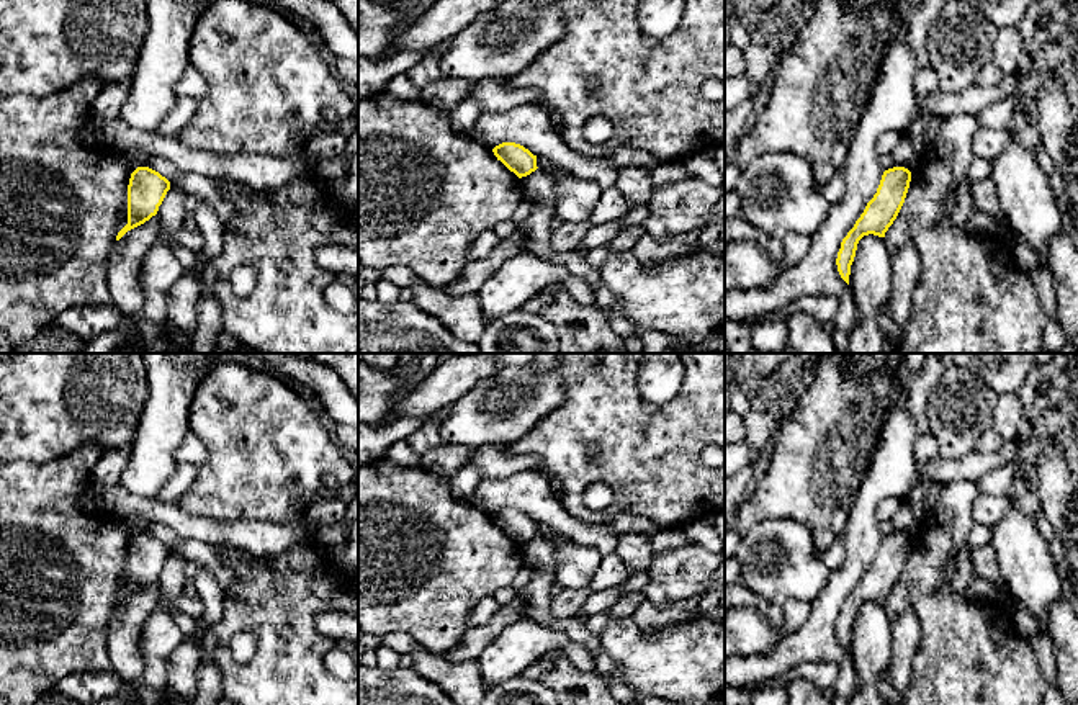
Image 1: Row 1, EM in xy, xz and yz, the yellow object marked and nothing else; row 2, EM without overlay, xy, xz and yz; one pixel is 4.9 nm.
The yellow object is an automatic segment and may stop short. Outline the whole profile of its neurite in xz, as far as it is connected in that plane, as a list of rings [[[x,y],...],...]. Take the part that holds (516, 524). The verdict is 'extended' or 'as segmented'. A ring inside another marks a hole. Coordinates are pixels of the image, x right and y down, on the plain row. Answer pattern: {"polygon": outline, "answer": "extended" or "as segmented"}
{"polygon": [[[502,509],[492,515],[497,527],[501,527],[519,545],[530,541],[537,533],[537,522],[515,509]]], "answer": "as segmented"}

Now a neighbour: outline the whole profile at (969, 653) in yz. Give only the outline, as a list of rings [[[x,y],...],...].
[[[924,515],[919,533],[911,538],[910,555],[898,579],[911,599],[919,620],[919,644],[913,656],[913,674],[908,689],[901,694],[901,705],[1042,705],[1049,687],[1037,658],[1022,638],[1006,607],[996,602],[978,602],[955,594],[950,577],[950,556],[954,546],[947,528],[934,515]]]

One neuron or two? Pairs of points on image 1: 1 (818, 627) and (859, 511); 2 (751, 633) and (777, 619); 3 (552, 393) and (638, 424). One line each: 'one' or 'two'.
1: one
2: two
3: two

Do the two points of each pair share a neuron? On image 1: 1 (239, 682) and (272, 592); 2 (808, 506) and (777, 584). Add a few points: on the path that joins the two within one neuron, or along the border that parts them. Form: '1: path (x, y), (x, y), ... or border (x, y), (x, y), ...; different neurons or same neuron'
1: path (262, 661), (272, 651), (272, 615); same neuron
2: border (764, 519), (800, 520), (812, 534), (818, 556); different neurons

